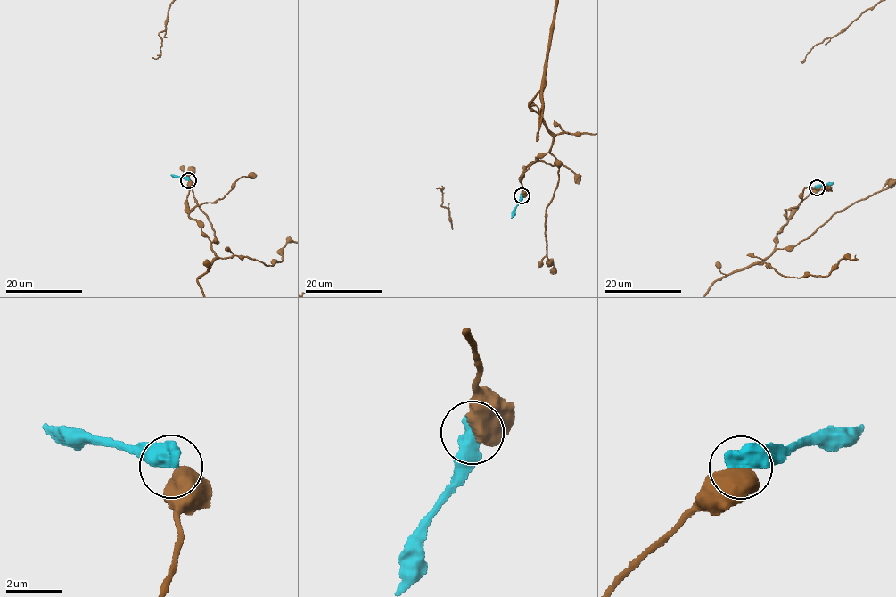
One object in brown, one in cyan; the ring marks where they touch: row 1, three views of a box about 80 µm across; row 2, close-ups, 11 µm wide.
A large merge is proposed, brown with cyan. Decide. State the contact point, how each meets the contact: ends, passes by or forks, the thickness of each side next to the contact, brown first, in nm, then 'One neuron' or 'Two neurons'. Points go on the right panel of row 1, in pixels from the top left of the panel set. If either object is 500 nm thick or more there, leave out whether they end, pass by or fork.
Place: (817, 187). Thickness 700 nm (brown) against 650 nm. Two neurons

